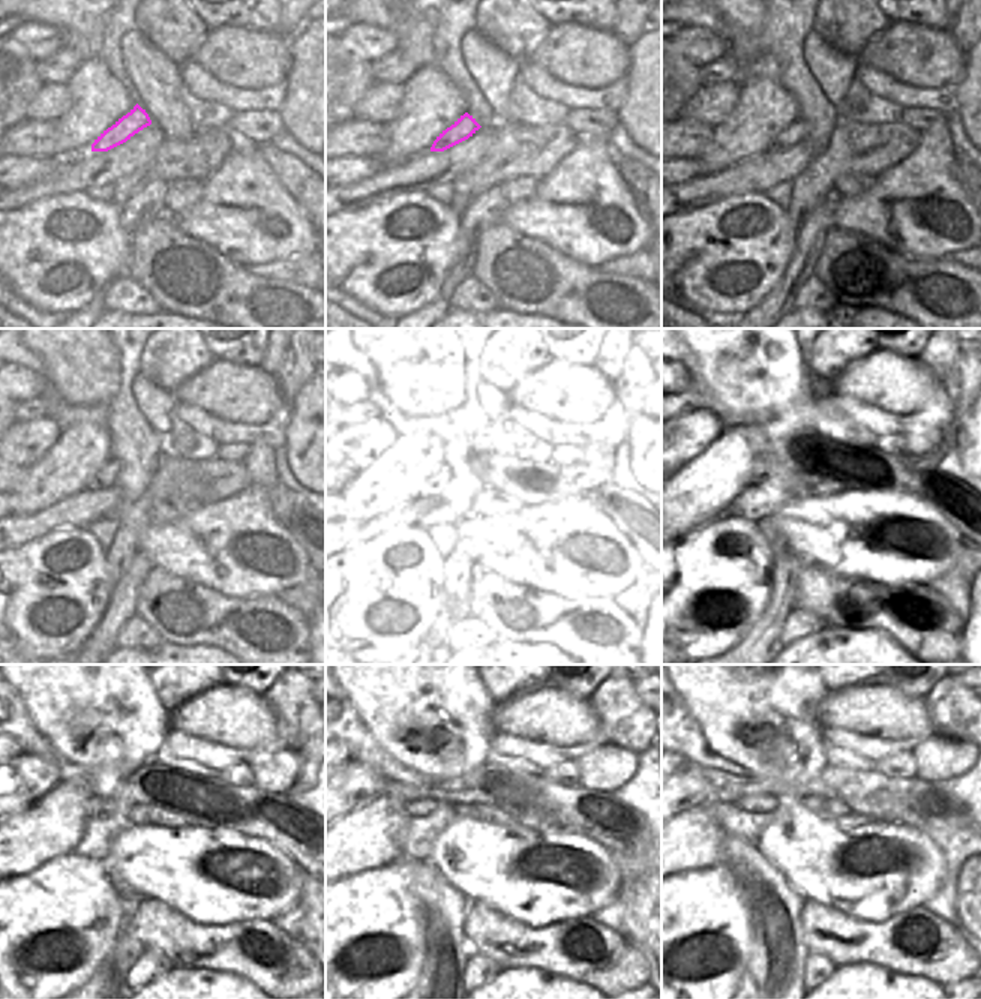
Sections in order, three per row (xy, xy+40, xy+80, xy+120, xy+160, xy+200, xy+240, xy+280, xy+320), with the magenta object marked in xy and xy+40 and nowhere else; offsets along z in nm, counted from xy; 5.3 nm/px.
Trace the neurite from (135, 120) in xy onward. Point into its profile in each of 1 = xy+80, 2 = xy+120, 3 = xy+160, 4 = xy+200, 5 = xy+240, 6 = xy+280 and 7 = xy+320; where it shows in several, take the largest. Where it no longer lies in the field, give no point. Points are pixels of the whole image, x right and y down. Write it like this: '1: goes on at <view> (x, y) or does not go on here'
1: goes on at xy+80 (794, 134)
2: goes on at xy+120 (105, 477)
3: goes on at xy+160 (435, 473)
4: goes on at xy+200 (759, 467)
5: goes on at xy+240 (92, 807)
6: goes on at xy+280 (419, 807)
7: goes on at xy+320 (761, 803)

